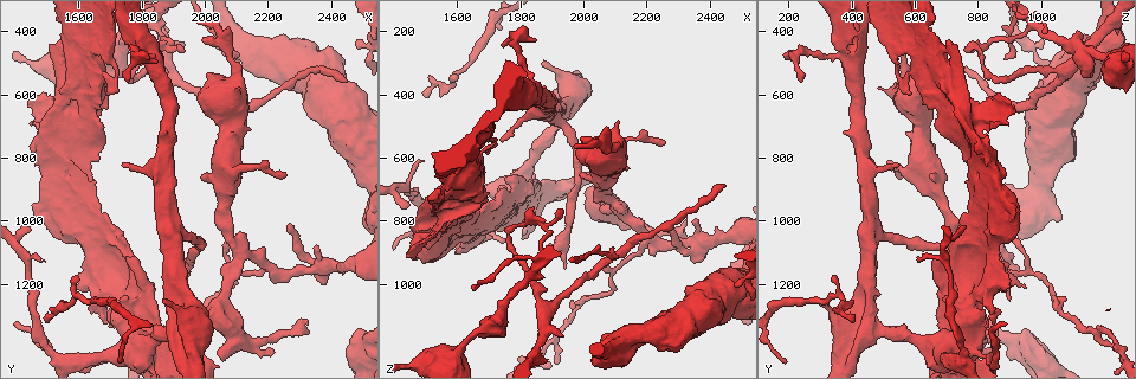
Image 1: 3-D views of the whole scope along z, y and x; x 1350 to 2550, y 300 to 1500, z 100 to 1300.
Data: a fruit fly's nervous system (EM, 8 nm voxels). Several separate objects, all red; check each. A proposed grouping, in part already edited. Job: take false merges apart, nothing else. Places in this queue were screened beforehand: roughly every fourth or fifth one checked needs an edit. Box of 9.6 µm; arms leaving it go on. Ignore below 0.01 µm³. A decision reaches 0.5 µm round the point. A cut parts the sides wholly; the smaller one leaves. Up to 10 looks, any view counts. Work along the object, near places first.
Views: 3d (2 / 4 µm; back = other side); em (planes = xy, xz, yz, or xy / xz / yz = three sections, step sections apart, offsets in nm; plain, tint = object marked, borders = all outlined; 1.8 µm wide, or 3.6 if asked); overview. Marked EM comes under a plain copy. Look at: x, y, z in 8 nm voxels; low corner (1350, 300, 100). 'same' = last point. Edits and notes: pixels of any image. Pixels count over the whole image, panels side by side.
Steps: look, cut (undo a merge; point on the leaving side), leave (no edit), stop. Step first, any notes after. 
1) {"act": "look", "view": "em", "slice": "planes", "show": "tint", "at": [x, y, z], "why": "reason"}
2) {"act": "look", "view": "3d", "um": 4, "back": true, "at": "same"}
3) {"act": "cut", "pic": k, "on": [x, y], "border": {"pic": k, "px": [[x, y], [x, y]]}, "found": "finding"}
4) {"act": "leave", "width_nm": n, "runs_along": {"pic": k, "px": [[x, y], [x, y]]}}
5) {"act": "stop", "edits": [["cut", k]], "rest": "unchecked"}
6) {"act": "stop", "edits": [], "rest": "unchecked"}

{"act": "look", "view": "3d", "um": 4, "at": [1580, 1250, 370], "why": "abrupt turn"}

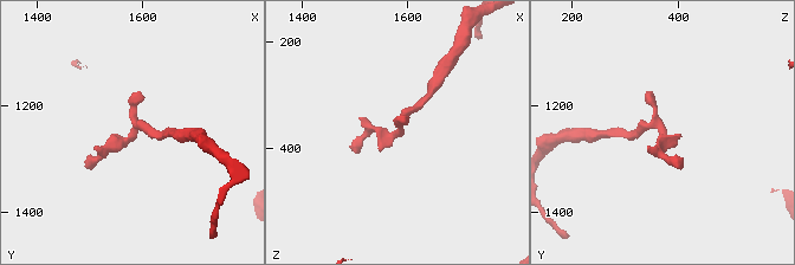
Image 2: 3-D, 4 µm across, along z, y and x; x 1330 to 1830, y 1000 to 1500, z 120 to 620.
{"act": "look", "view": "em", "slice": "planes", "show": "tint", "at": [1585, 1250, 365], "why": "need the tissue"}

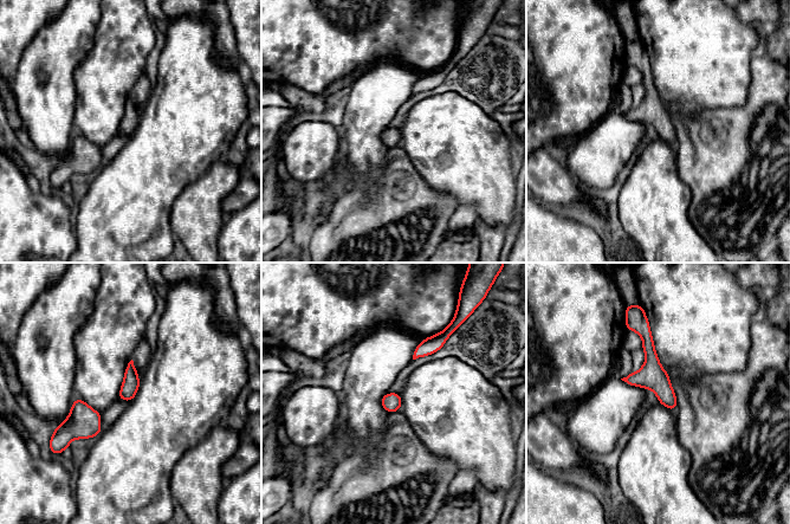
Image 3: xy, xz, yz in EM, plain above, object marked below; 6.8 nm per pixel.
{"act": "leave", "runs_along": {"pic": 3, "px": [[646, 325], [652, 374], [673, 406]]}, "found": "one neuron here"}

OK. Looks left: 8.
{"act": "look", "view": "em", "slice": "yz", "step": 4, "show": "tint", "at": [1540, 980, 880], "why": "abrupt turn"}

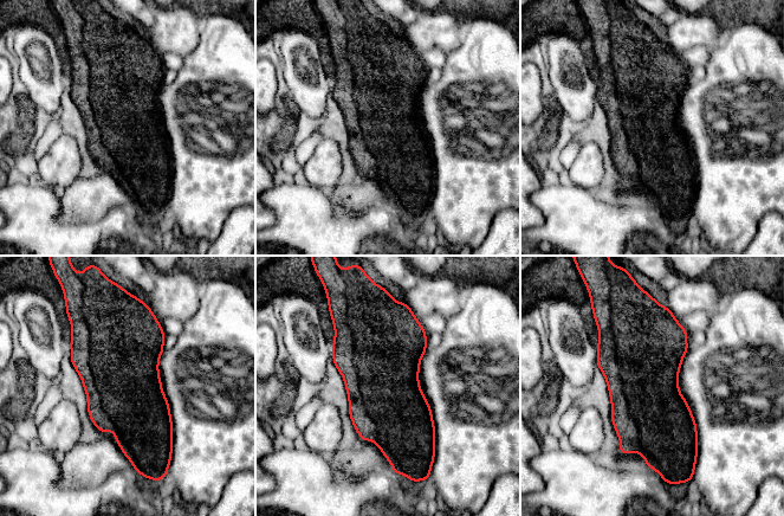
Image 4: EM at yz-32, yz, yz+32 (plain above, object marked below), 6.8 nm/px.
{"act": "look", "view": "em", "slice": "planes", "show": "tint", "at": "same", "why": "cut it another way"}

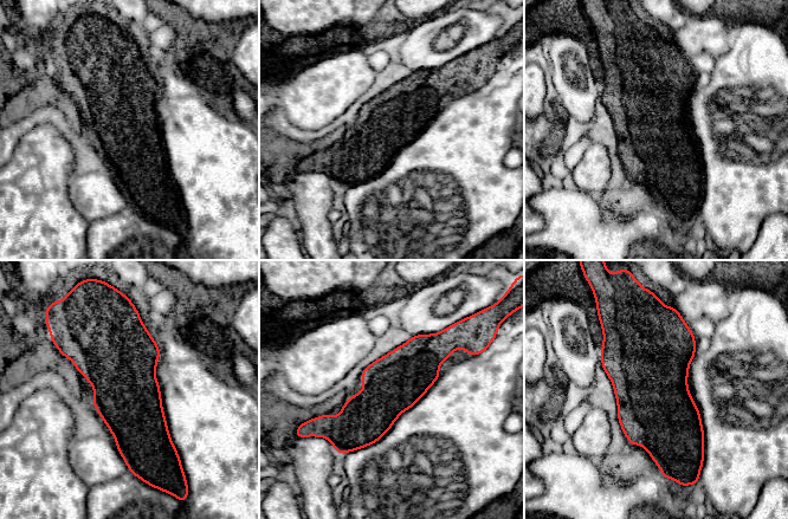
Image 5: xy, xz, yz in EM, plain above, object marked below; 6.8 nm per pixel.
{"act": "leave", "found": "continuous, no second neuron"}

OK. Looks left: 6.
{"act": "look", "view": "em", "slice": "planes", "show": "tint", "at": [1630, 380, 590], "why": "closes a loop"}

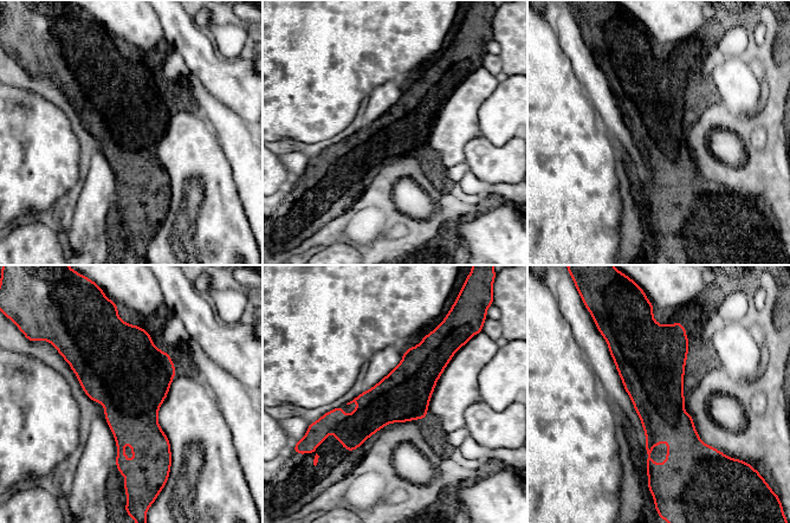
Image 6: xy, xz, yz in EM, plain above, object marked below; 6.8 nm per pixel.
{"act": "leave", "runs_along": {"pic": 6, "px": [[449, 353], [364, 421], [329, 423]]}, "found": "one neuron here"}

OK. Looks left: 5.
{"act": "look", "view": "3d", "um": 4, "at": [2480, 790, 1030], "why": "sharp bend"}

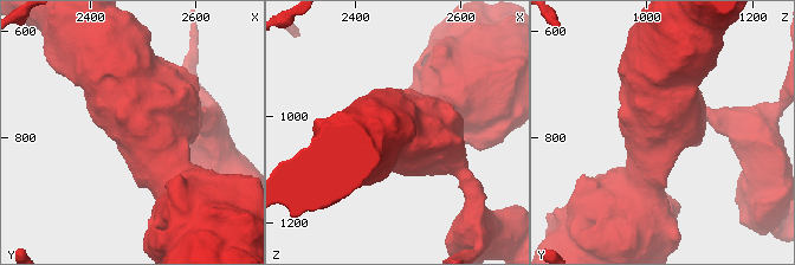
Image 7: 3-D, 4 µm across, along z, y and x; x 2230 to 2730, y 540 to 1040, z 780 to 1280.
{"act": "look", "view": "em", "um": 3.6, "slice": "xy", "step": 16, "show": "tint", "at": [2480, 795, 1030], "why": "now the EM"}

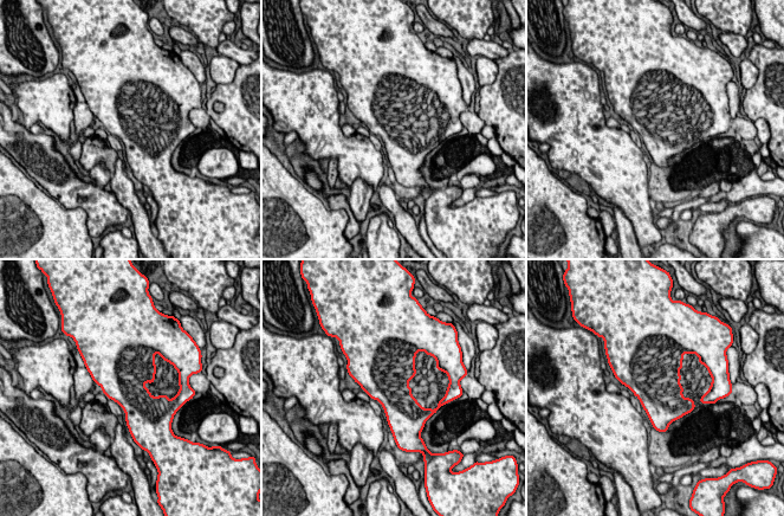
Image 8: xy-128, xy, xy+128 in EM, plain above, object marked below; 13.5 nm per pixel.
{"act": "look", "view": "em", "um": 3.6, "slice": "planes", "show": "tint", "at": "same"}

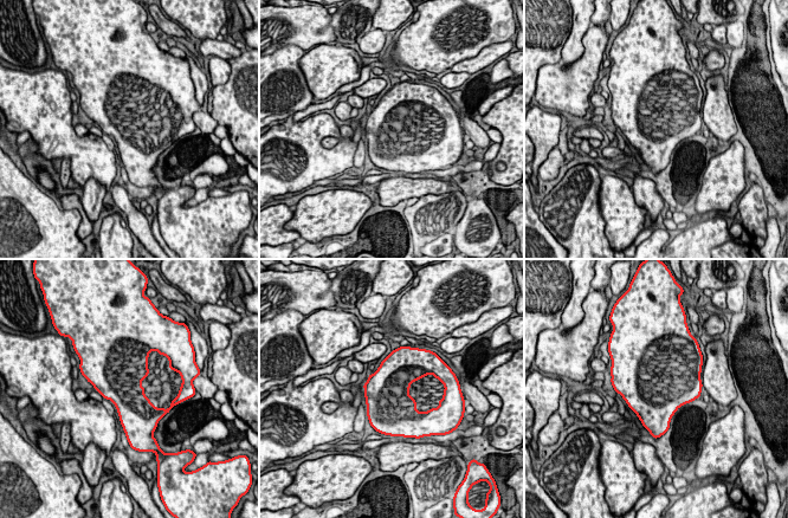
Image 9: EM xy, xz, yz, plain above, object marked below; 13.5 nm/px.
{"act": "leave", "width_nm": 550, "found": "continuous, no second neuron"}

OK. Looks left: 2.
{"act": "stop", "edits": [], "rest": "unchecked"}

